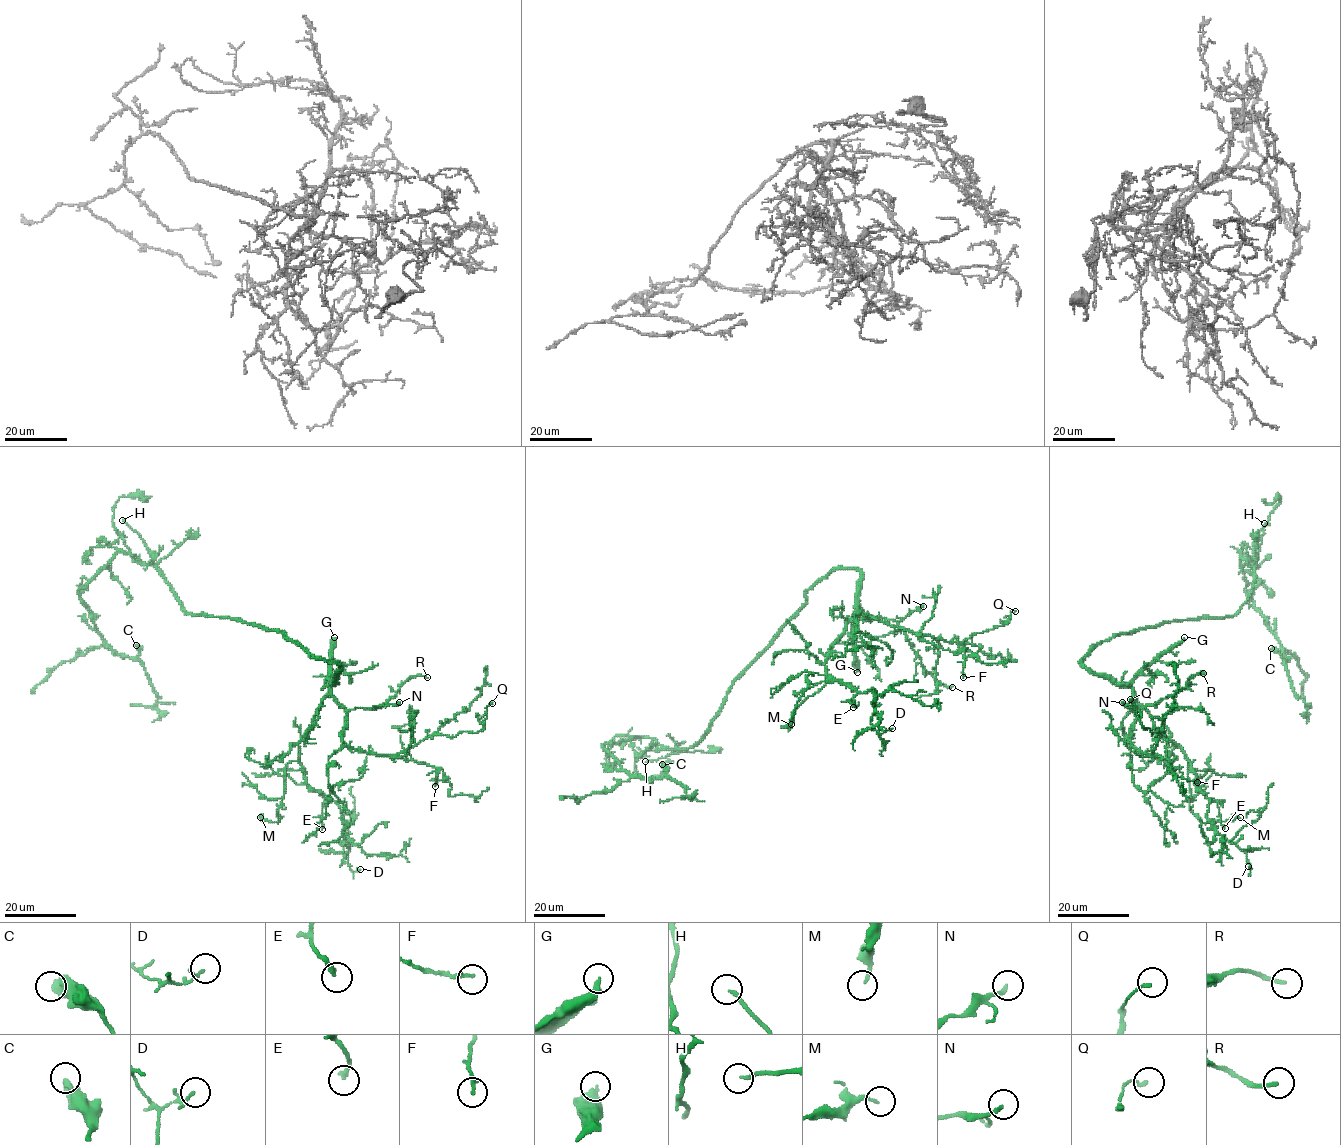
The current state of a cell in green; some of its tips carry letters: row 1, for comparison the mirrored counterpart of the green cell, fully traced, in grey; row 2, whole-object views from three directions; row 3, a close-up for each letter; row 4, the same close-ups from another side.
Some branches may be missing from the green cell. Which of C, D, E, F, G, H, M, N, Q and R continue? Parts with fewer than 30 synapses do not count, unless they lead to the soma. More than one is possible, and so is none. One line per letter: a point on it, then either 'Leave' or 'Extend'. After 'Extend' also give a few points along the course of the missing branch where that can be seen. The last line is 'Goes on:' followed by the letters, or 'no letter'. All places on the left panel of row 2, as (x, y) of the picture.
C: Place: (136, 645). Leave
D: Place: (360, 869). Leave
E: Place: (322, 829). Leave
F: Place: (435, 786). Leave
G: Place: (334, 637). Extend. Course of what is missing: (334, 637), (339, 616), (360, 609), (398, 634), (402, 675), (389, 742), (439, 695), (485, 688), (492, 646)
H: Place: (122, 520). Leave
M: Place: (260, 817). Leave
N: Place: (399, 702). Extend. Course of what is missing: (399, 702), (415, 701), (417, 717), (422, 721), (431, 712), (448, 706)
Q: Place: (492, 703). Leave
R: Place: (427, 677). Extend. Course of what is missing: (427, 677), (457, 688), (479, 701), (494, 715), (494, 729), (485, 742), (487, 745)
Goes on: G, N, R

